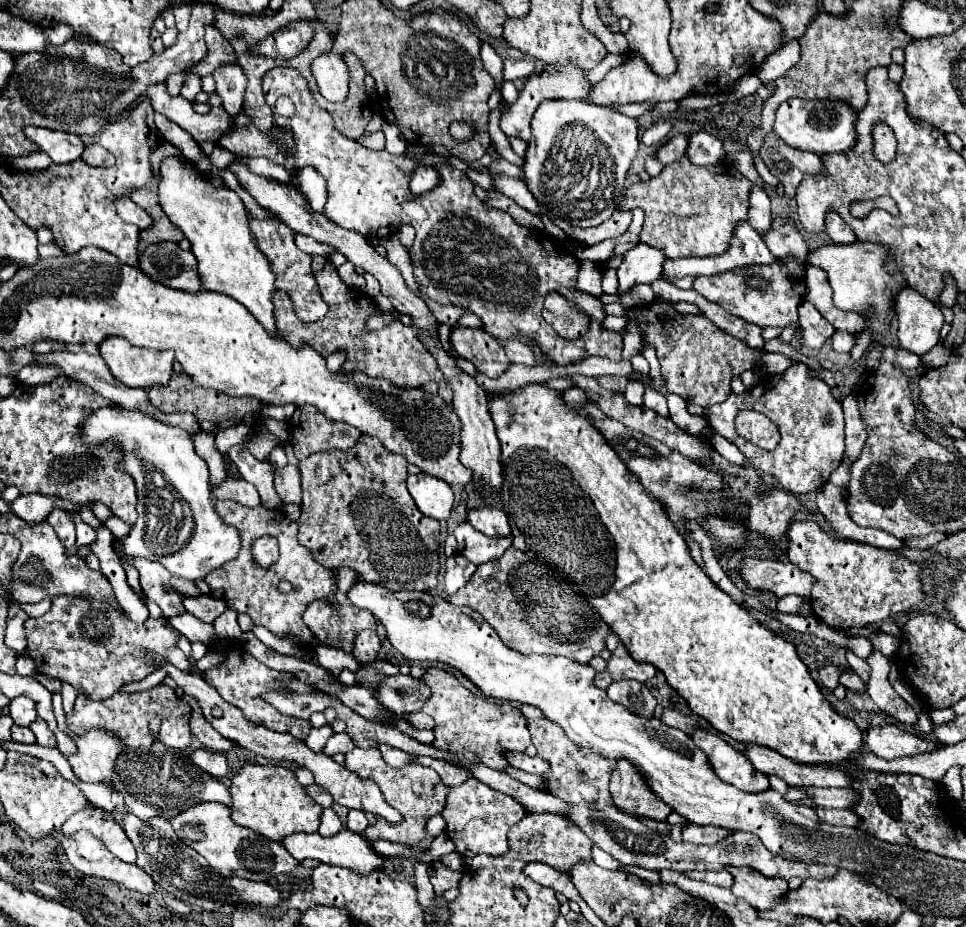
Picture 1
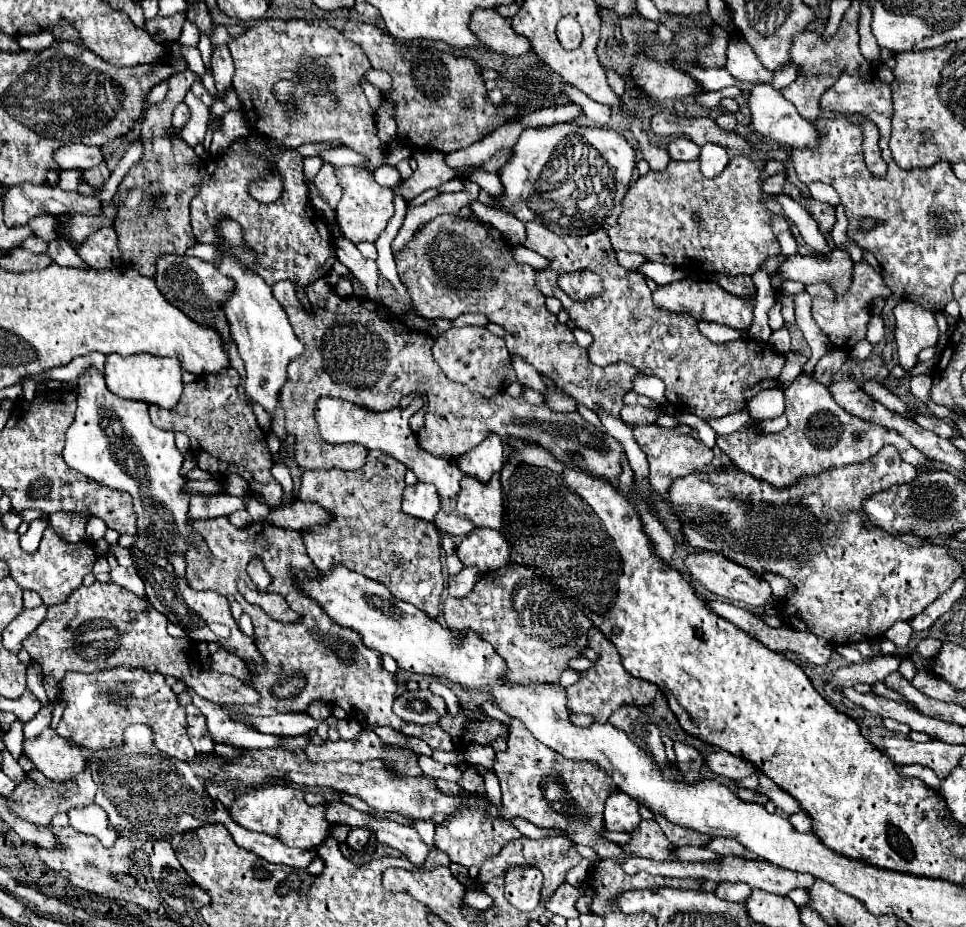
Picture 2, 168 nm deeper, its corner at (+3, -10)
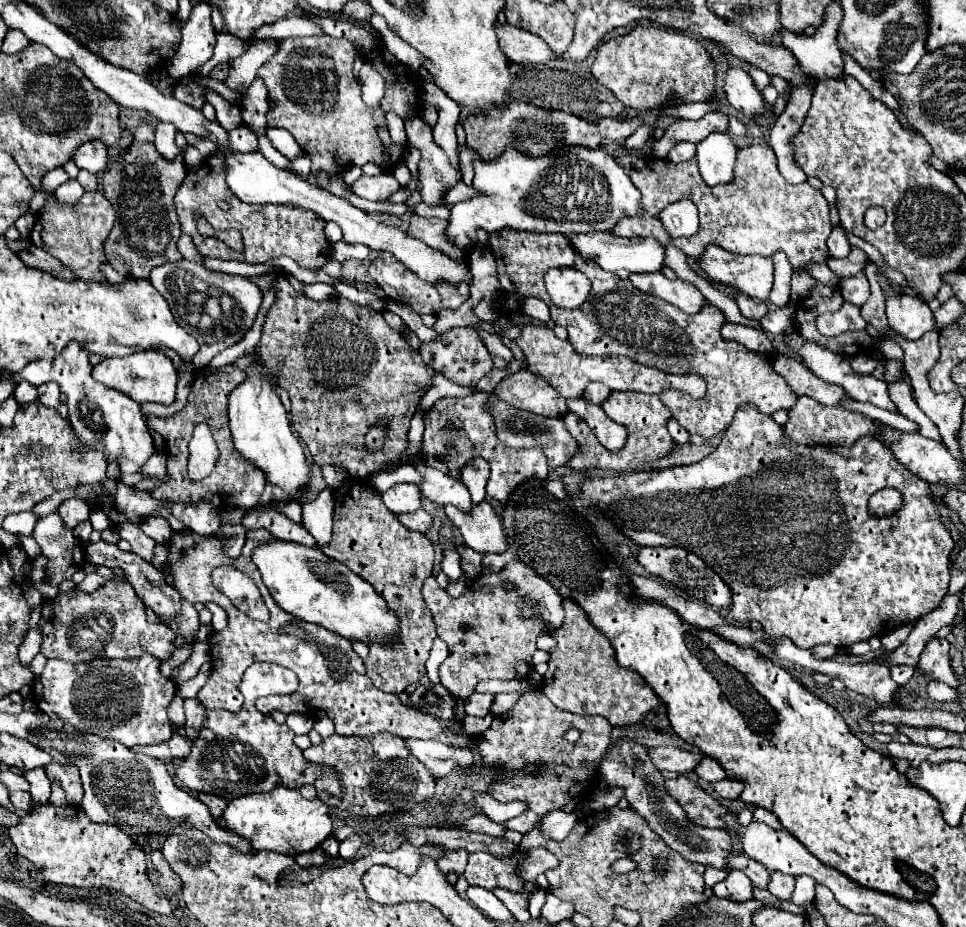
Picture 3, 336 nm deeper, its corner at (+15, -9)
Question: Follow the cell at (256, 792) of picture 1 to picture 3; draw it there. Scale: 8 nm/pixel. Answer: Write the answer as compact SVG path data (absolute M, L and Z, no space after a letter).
M276 786L272 792L246 794L230 800L222 818L226 822L226 828L250 840L252 848L272 850L288 856L310 852L332 834L332 818L328 806L318 798L306 800L298 790L290 790L284 786Z

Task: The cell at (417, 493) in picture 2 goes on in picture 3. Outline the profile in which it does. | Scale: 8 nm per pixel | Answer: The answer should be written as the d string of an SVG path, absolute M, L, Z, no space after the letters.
M394 484L382 494L382 500L390 512L414 512L420 508L420 490L416 484Z

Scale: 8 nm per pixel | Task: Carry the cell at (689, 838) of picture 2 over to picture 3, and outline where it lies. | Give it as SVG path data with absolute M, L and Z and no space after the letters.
M620 740L608 754L606 760L600 764L600 774L610 786L624 786L626 798L630 806L652 826L652 830L674 850L678 850L686 860L698 862L712 868L726 868L726 858L732 848L732 838L724 830L710 830L710 828L696 828L690 826L686 820L684 810L680 804L664 792L665 778L656 772L654 764L648 758L648 750L644 746Z

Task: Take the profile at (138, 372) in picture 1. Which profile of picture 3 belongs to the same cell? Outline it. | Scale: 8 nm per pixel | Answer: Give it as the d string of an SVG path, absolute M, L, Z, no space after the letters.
M160 350L136 352L136 354L130 354L130 356L124 356L124 358L106 358L104 362L94 366L92 376L104 386L124 392L126 396L130 396L138 404L144 404L144 402L172 404L174 398L176 398L178 374L176 374L172 360Z

